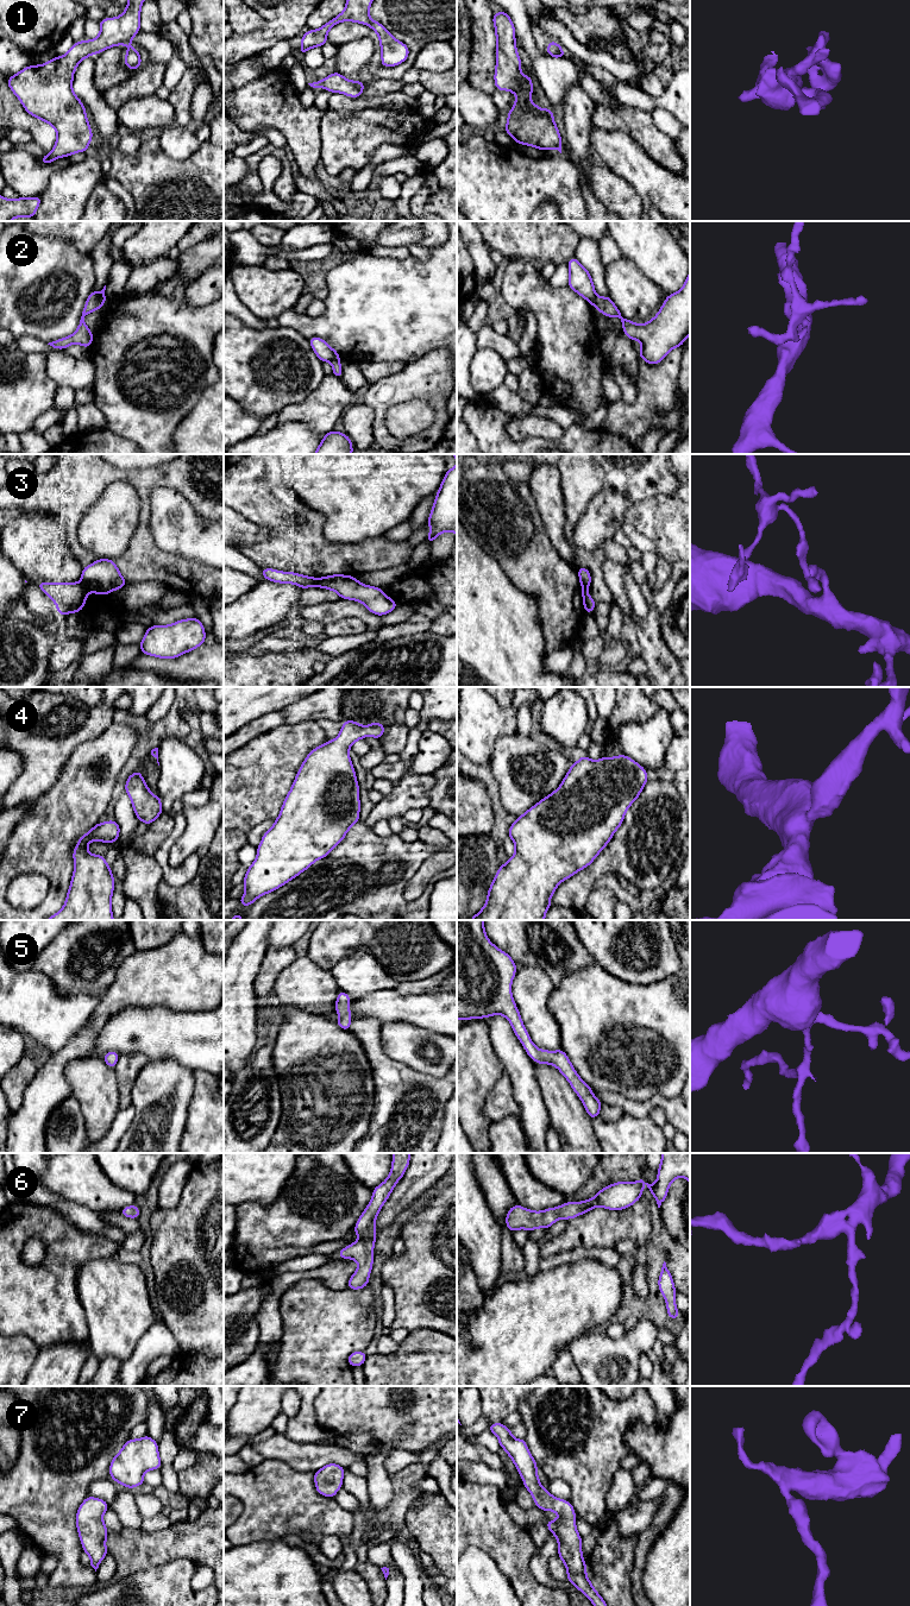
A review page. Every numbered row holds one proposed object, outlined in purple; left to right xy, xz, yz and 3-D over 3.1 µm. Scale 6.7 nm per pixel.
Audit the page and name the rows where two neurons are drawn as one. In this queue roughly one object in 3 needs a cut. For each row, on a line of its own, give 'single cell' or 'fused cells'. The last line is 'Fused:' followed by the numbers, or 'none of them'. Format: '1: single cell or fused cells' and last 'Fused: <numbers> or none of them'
1: single cell
2: fused cells
3: fused cells
4: single cell
5: single cell
6: single cell
7: single cell
Fused: 2, 3

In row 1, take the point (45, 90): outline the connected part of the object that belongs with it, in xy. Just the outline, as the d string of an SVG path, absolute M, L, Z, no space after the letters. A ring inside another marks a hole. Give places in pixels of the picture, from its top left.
M128 0L125 12L117 18L100 20L100 34L90 40L74 43L63 56L39 64L30 65L12 75L7 80L10 89L20 100L25 111L42 121L50 124L57 139L50 155L44 155L39 160L51 164L61 157L68 157L77 152L86 152L90 145L93 132L88 124L84 105L73 92L74 73L80 62L92 53L98 55L115 45L131 45L132 38L140 31L140 10L144 0Z

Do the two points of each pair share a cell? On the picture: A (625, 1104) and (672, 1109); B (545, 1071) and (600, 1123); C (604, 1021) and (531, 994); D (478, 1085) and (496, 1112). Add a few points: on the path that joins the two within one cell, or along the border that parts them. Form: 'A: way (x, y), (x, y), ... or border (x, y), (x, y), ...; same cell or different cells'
A: way (636, 1107), (660, 1103); same cell
B: border (591, 1120), (594, 1135), (597, 1140); different cells
C: border (553, 987), (548, 999), (548, 1011), (558, 1026); different cells
D: border (502, 1074), (484, 1103), (484, 1115), (490, 1122); different cells

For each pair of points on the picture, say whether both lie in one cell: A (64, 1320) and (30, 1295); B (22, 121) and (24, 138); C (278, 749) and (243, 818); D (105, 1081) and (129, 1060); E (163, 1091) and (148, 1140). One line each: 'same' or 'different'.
A: same
B: different
C: same
D: different
E: same

